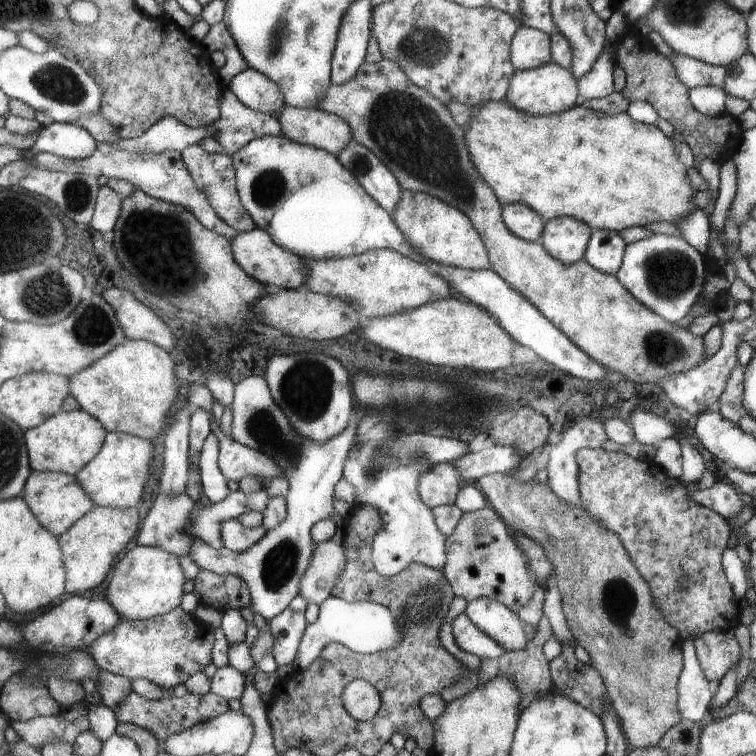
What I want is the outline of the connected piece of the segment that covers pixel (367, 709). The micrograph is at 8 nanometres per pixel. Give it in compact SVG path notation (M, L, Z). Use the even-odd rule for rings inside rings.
M355 679L347 685L342 692L342 702L343 708L356 720L374 716L381 708L378 692L363 679Z

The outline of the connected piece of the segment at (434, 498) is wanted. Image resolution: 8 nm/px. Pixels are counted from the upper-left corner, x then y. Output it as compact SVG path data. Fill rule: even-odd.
M453 463L434 464L433 468L419 479L419 496L430 508L453 506L458 500L458 492L468 482Z

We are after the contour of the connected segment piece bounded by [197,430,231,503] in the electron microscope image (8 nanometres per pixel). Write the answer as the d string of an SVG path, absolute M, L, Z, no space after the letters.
M212 430L204 440L200 459L197 461L202 478L203 494L212 502L221 502L230 494L226 478L218 467L219 442L216 432Z

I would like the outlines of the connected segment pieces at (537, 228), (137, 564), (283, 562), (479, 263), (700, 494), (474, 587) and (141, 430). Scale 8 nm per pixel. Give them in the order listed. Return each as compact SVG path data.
M521 203L502 206L503 220L511 232L520 239L538 242L546 230L546 222L534 209Z
M138 545L136 548L132 548L121 560L121 564L113 569L113 576L106 583L105 600L122 619L143 620L171 612L180 606L181 597L185 594L183 585L187 580L178 563L178 557L176 554L168 553L166 549L159 547Z
M250 376L249 378L244 378L242 382L238 382L238 385L235 386L231 406L234 409L234 418L229 431L231 438L244 447L267 455L284 472L285 477L288 479L290 489L288 490L288 496L286 496L287 516L276 528L268 531L248 551L234 553L225 547L213 550L207 543L200 539L194 539L189 545L189 552L186 555L190 556L190 559L200 569L205 569L218 575L232 574L238 577L248 586L251 604L254 606L256 613L270 622L283 612L300 593L299 585L313 558L315 547L311 536L312 526L322 516L334 516L334 513L336 513L333 506L335 502L333 491L338 480L343 478L344 460L355 442L361 418L365 411L355 403L347 426L341 433L336 434L328 441L314 441L295 430L295 427L290 423L289 417L272 397L264 376Z
M403 190L399 208L392 214L399 228L406 234L412 247L433 262L462 269L492 269L487 246L479 230L466 213L446 201L427 193Z
M720 480L706 490L689 492L689 498L696 504L710 508L722 517L734 517L745 506L738 496L738 490Z
M490 505L463 514L452 534L446 537L445 558L443 574L453 594L468 602L489 597L517 614L537 589L526 558L513 540L511 530Z
M127 339L114 350L110 350L103 358L96 360L90 367L68 378L70 395L76 399L80 409L100 420L107 433L127 433L140 436L142 439L151 439L160 432L162 422L170 410L170 404L176 398L176 376L174 376L174 362L170 354L166 349L143 339Z

